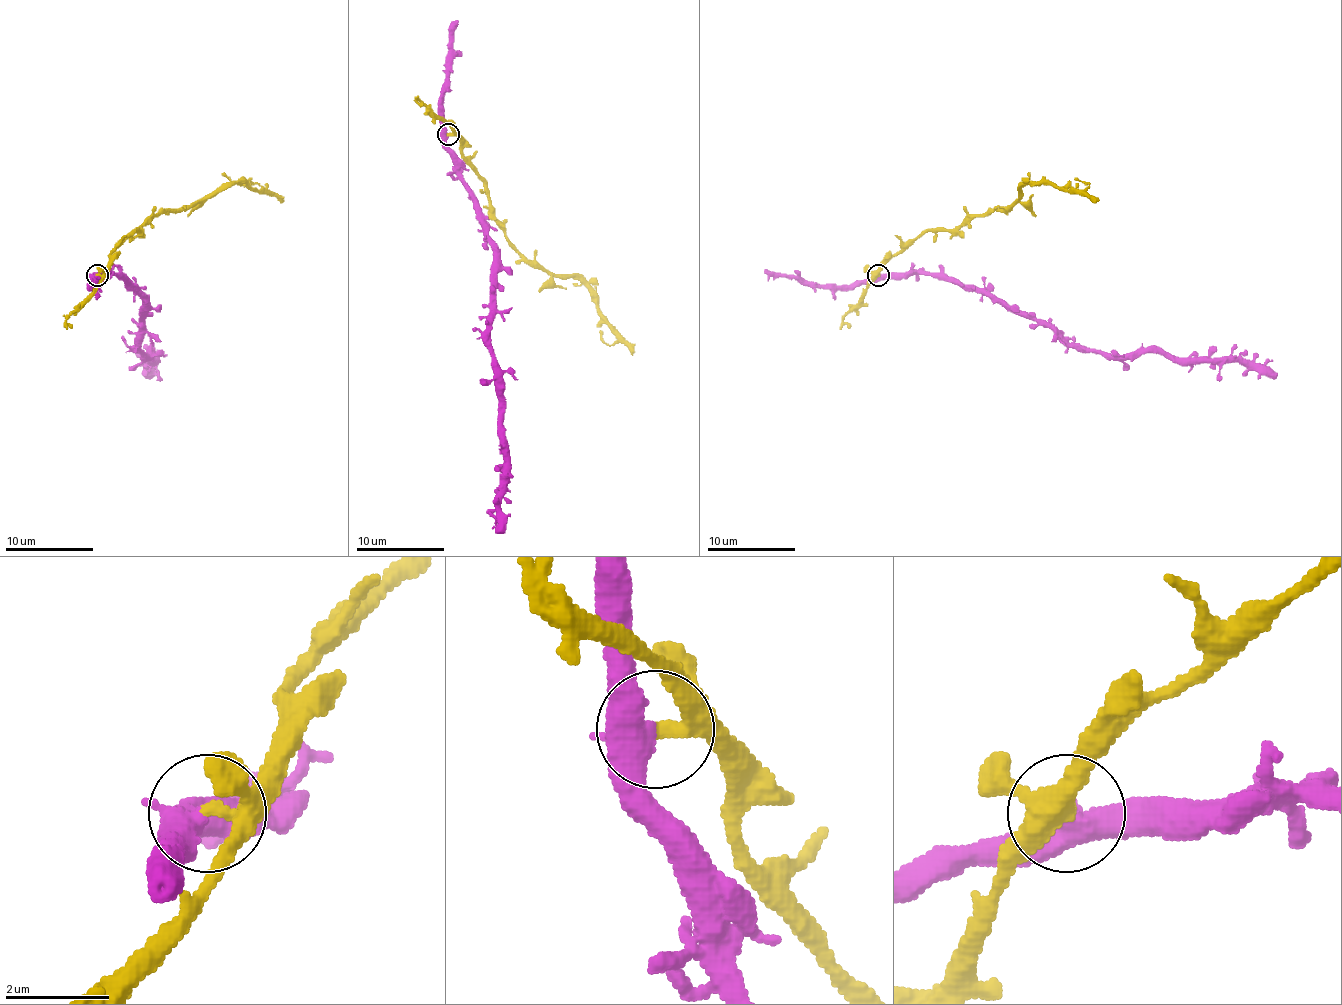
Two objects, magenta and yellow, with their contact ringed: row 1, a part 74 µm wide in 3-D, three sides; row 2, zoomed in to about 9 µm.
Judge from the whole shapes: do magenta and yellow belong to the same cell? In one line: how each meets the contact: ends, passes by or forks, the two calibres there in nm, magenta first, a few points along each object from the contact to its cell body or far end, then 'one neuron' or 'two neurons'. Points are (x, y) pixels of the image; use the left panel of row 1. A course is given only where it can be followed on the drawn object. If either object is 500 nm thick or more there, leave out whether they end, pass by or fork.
500/220 nm | magenta via (95, 274), (113, 272), (142, 299), (139, 349), (148, 358), (148, 352), (153, 358), (144, 376) | yellow via (97, 274), (135, 230), (161, 213), (181, 210), (232, 184), (245, 184), (265, 193), (250, 177) | two neurons

